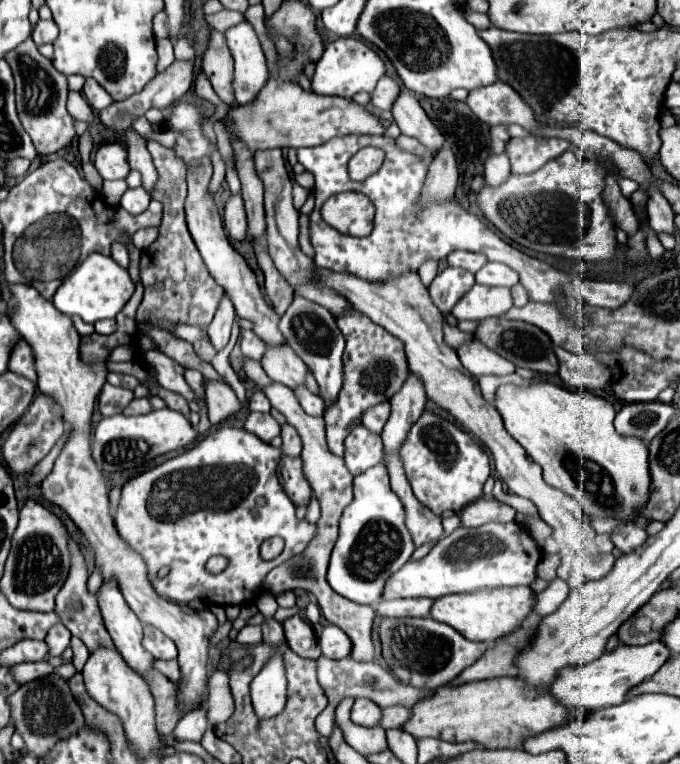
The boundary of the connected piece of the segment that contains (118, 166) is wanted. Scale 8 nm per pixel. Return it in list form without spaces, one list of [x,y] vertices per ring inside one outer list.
[[[105,144],[95,154],[95,168],[103,180],[123,180],[129,174],[129,164],[125,160],[123,144]]]

